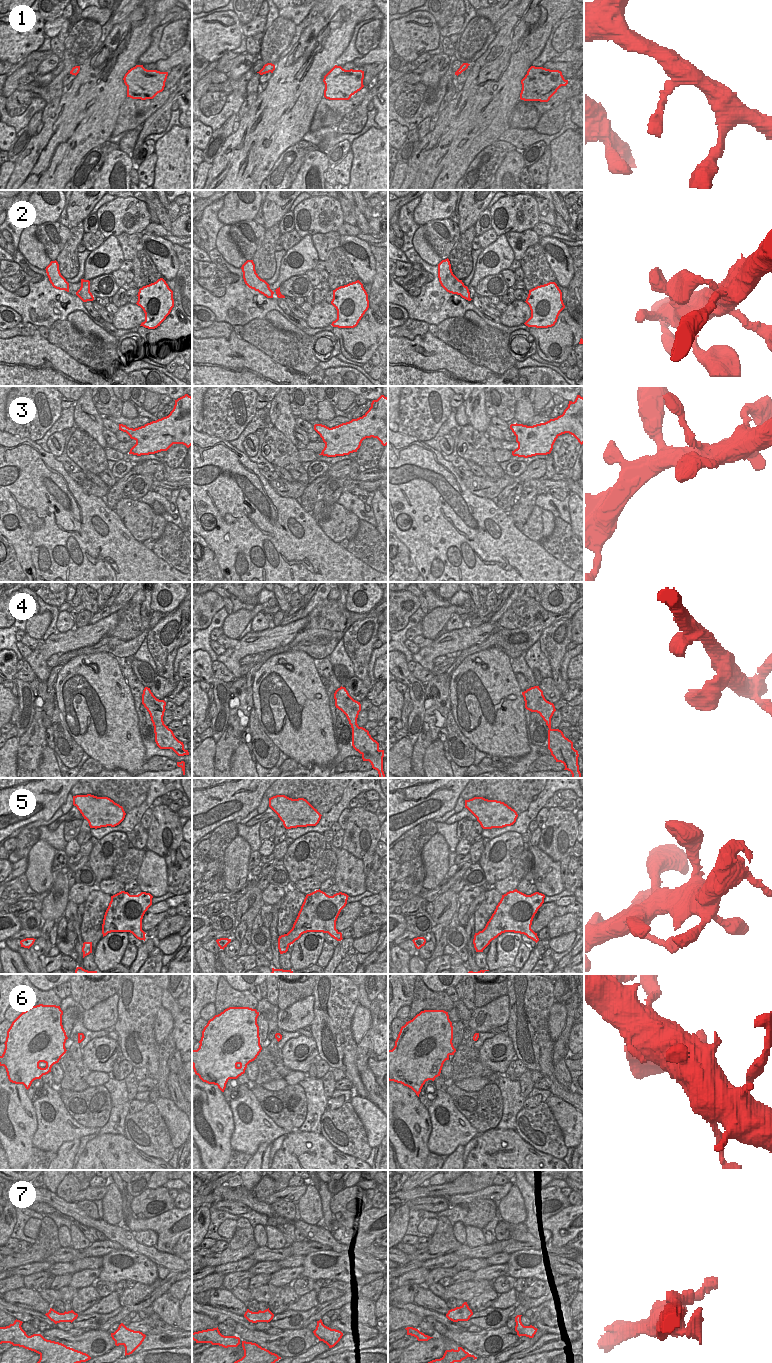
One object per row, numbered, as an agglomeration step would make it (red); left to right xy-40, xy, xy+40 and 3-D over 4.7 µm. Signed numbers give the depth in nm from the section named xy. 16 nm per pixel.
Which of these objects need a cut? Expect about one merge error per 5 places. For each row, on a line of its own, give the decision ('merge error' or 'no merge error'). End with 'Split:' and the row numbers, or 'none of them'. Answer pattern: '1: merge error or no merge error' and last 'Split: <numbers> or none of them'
1: no merge error
2: no merge error
3: no merge error
4: no merge error
5: no merge error
6: no merge error
7: no merge error
Split: none of them

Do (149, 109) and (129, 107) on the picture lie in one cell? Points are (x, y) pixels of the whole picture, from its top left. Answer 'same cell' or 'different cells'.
same cell

